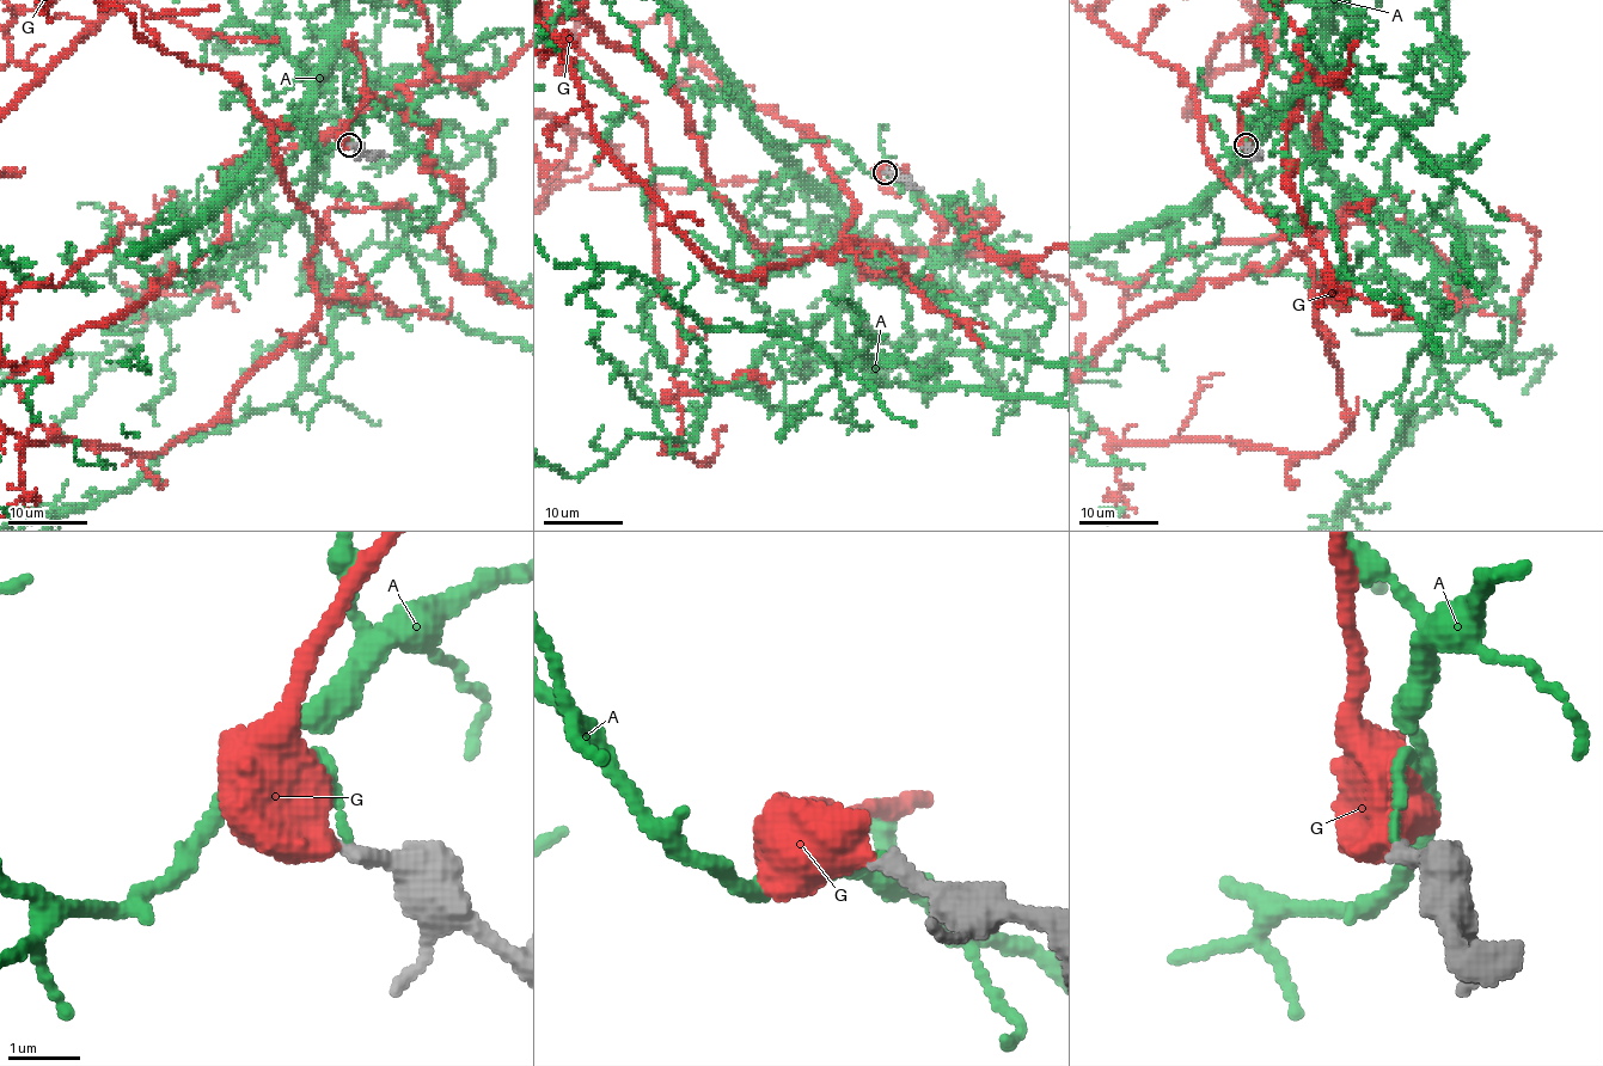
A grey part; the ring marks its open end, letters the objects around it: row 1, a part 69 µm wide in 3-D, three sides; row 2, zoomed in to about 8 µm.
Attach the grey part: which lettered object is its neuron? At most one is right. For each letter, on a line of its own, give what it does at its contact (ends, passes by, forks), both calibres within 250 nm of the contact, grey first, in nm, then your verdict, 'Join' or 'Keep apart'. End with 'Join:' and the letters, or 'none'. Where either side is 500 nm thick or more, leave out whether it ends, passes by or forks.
A: It ends there. Thickness 240 nm (grey) against 100 nm. Keep apart
G: Thickness 240 nm (grey) against 550 nm. Join
Join: G

